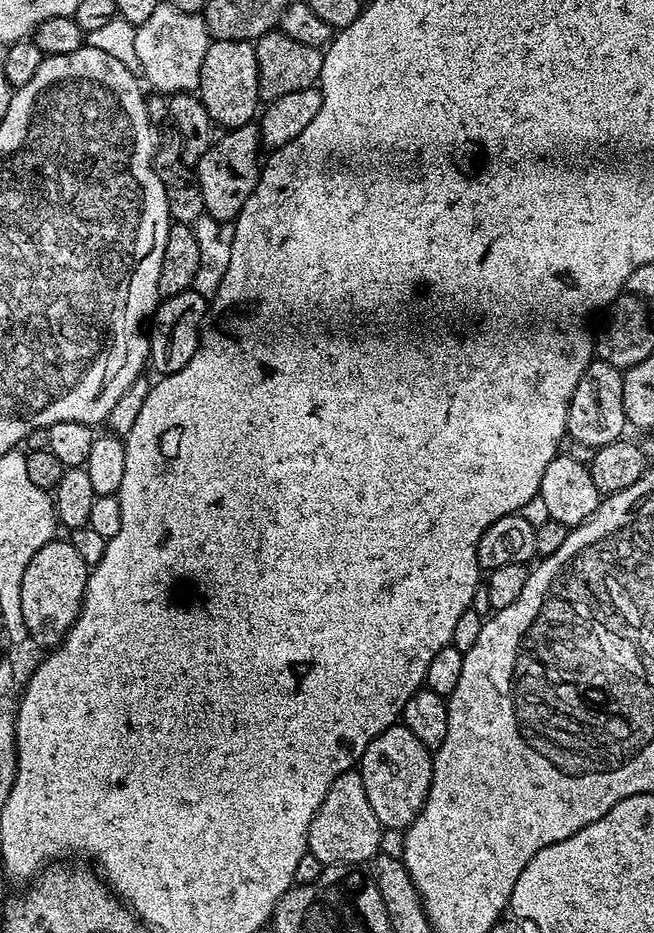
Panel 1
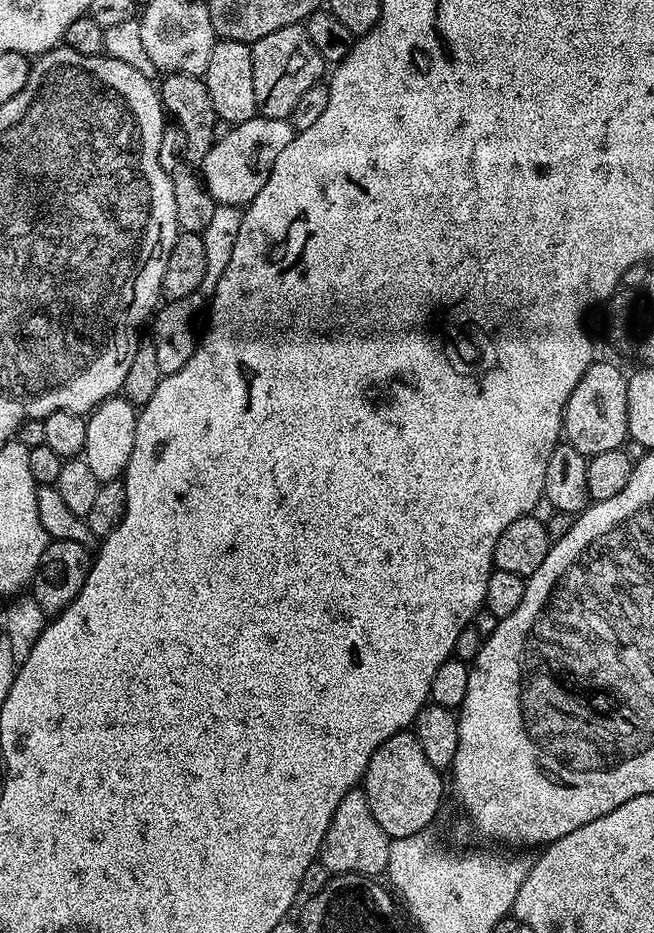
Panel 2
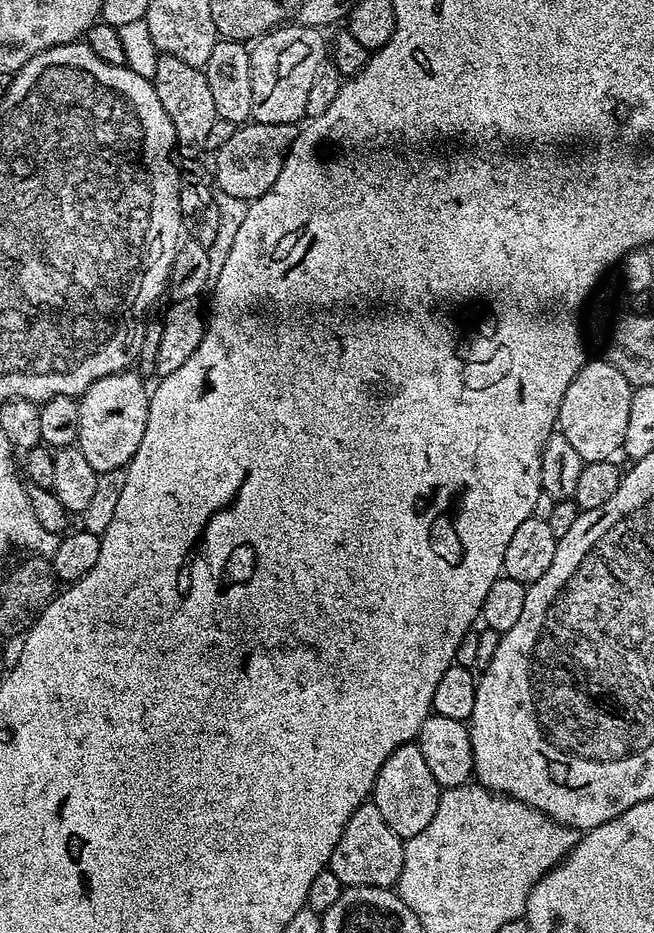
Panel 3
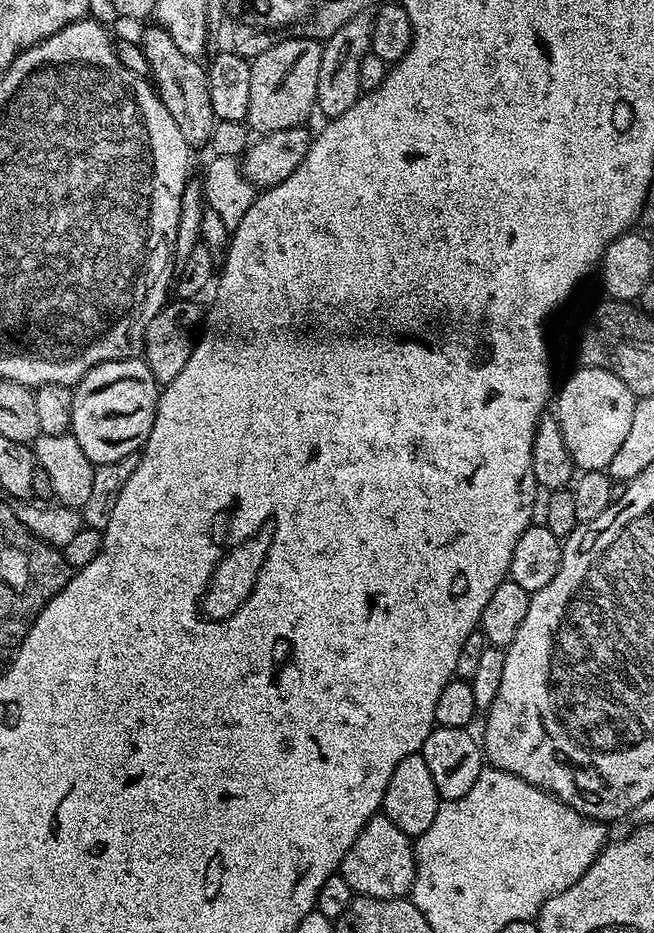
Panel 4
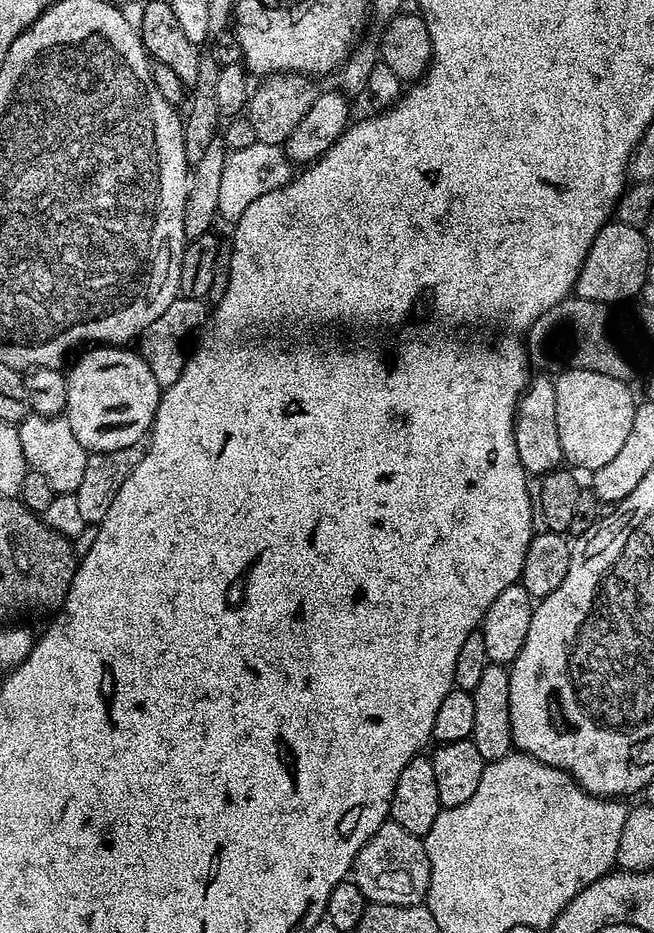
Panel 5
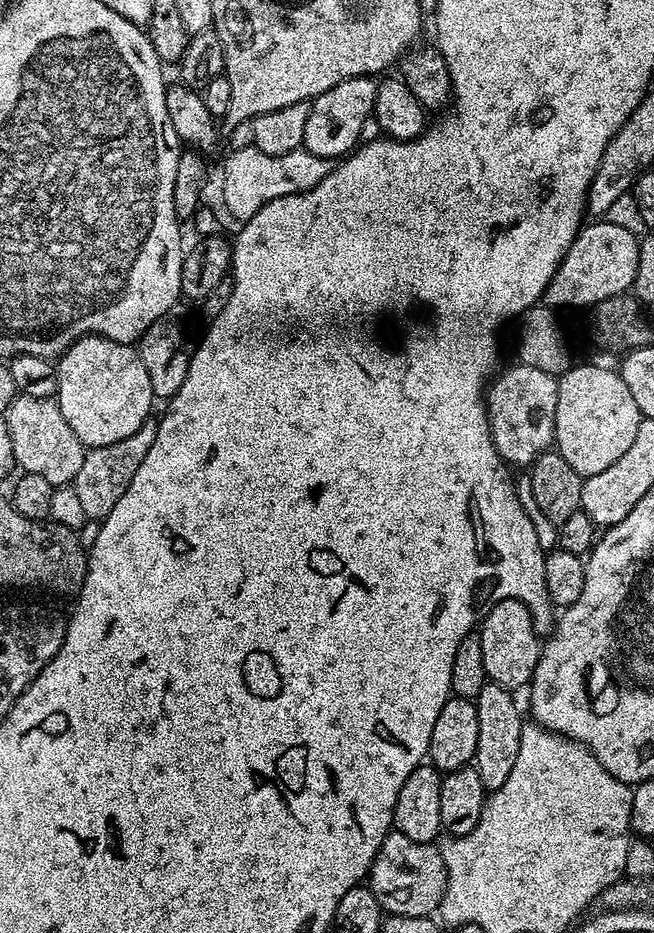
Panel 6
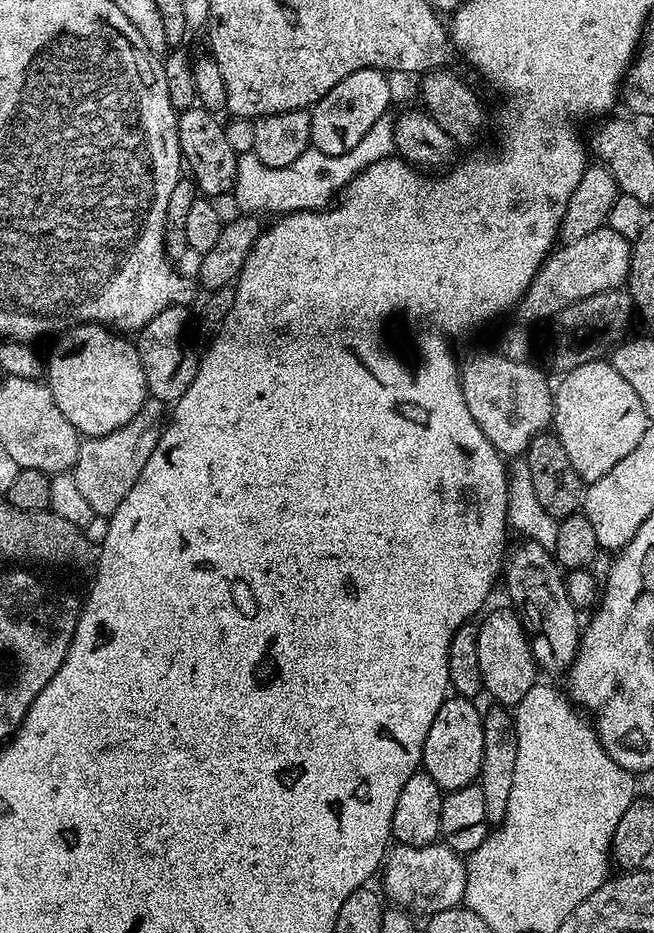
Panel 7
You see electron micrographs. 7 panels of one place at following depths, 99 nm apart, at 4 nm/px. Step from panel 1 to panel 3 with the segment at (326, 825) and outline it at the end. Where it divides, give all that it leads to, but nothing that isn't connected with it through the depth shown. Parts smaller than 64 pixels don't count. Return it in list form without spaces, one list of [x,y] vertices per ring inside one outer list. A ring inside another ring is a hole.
[[[365,802],[350,814],[350,822],[346,822],[346,830],[342,830],[342,838],[338,846],[334,846],[334,854],[330,858],[328,868],[338,874],[340,881],[350,888],[358,886],[374,886],[375,888],[392,888],[399,885],[404,858],[404,840],[390,826],[386,826],[386,818],[378,814],[378,806]]]

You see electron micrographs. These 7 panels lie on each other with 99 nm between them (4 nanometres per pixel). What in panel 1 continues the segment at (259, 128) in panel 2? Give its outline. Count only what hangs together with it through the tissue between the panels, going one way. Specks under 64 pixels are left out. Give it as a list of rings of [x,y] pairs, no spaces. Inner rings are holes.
[[[255,123],[243,124],[241,128],[233,128],[223,133],[224,137],[217,139],[202,154],[195,166],[196,181],[202,190],[202,202],[207,215],[214,220],[235,221],[236,216],[246,206],[246,198],[254,190],[260,177],[262,167],[261,157],[256,157],[258,145],[258,128]]]

